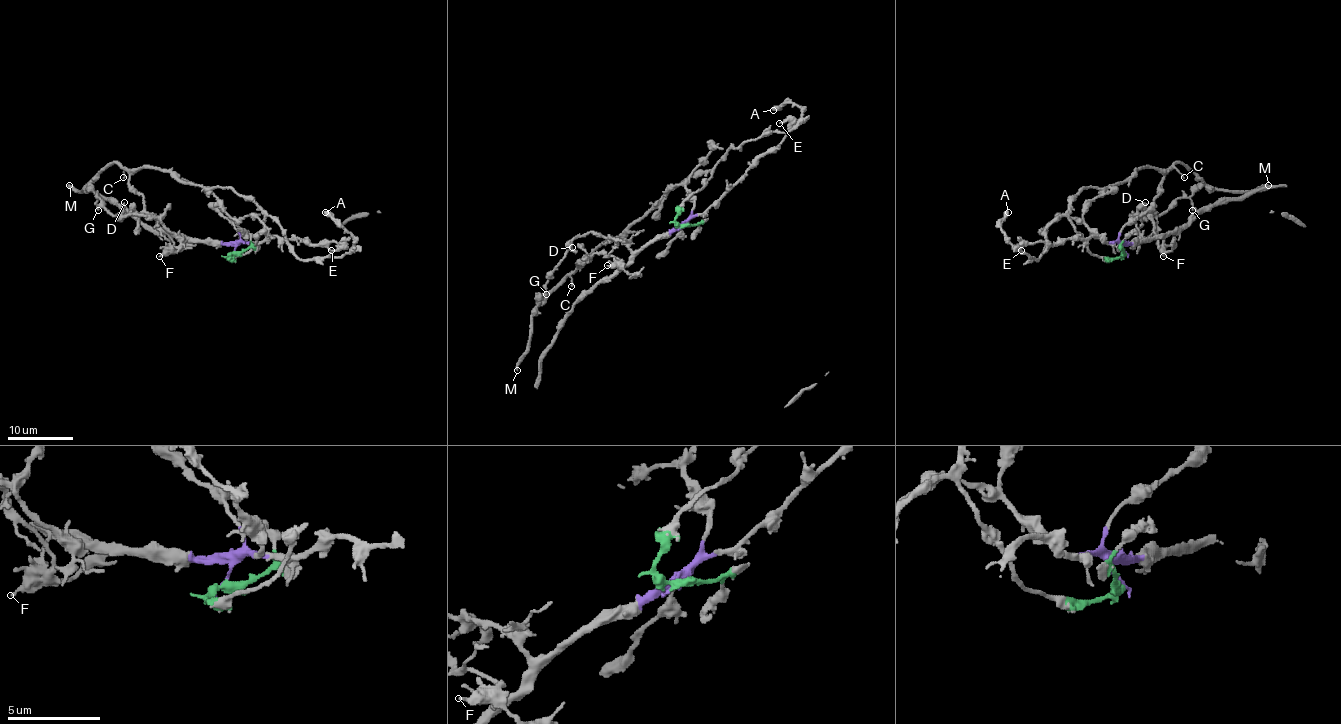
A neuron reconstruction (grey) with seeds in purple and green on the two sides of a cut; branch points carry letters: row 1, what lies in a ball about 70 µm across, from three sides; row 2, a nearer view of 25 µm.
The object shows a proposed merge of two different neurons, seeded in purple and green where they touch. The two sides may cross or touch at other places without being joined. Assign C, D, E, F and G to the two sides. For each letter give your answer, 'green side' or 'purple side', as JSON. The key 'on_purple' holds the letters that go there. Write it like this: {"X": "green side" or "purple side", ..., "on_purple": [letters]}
{"C": "green side", "D": "purple side", "E": "purple side", "F": "purple side", "G": "purple side", "on_purple": ["D", "E", "F", "G"]}

